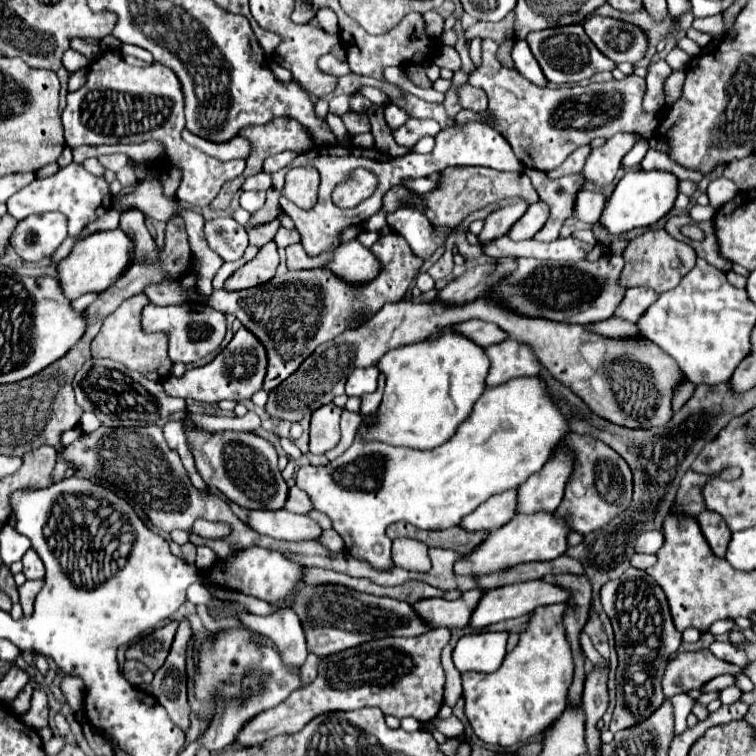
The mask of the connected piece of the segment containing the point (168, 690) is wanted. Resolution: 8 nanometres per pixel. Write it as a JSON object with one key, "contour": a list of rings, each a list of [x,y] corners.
{"contour":[[[188,619],[180,621],[170,655],[166,663],[154,673],[152,695],[168,711],[174,725],[182,731],[190,727],[190,705],[188,705],[188,675],[186,675],[186,649],[192,639],[192,627]]]}

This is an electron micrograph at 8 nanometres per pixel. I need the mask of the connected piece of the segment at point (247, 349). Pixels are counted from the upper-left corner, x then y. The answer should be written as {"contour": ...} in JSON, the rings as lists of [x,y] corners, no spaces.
{"contour":[[[240,327],[234,333],[234,339],[216,355],[214,361],[210,361],[204,367],[188,369],[182,377],[168,377],[164,381],[164,389],[172,397],[194,399],[194,401],[202,401],[202,403],[218,403],[222,399],[244,401],[262,389],[262,383],[266,377],[266,367],[268,367],[266,347],[256,339],[256,335],[252,331],[248,331],[246,327]]]}

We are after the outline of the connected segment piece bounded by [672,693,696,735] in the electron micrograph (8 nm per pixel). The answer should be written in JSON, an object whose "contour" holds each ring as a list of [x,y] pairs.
{"contour":[[[676,695],[672,697],[674,703],[674,715],[676,715],[676,735],[680,735],[682,729],[686,729],[686,717],[692,711],[692,705],[696,703],[690,695]]]}

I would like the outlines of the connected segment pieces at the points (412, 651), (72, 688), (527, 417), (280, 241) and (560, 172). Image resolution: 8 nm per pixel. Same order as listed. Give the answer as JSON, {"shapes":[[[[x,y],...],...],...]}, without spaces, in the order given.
{"shapes":[[[[432,629],[420,637],[384,637],[328,655],[318,665],[318,677],[304,689],[296,689],[274,709],[254,717],[238,735],[242,745],[260,745],[282,733],[296,733],[310,719],[328,711],[350,711],[362,707],[380,707],[384,715],[414,717],[420,723],[432,721],[444,701],[444,669],[438,661],[440,651],[450,641],[450,629]]],[[[64,677],[62,679],[62,693],[68,701],[68,705],[78,711],[84,699],[84,681],[80,677]]],[[[536,375],[536,377],[518,377],[518,379],[510,379],[506,383],[500,383],[496,387],[488,387],[484,391],[484,395],[476,401],[474,405],[474,411],[472,411],[472,417],[466,419],[466,423],[462,423],[458,427],[458,433],[446,441],[444,445],[436,447],[436,449],[430,449],[430,451],[420,451],[420,449],[410,449],[410,447],[394,447],[394,445],[388,445],[388,443],[380,443],[380,441],[364,441],[362,437],[354,437],[354,443],[350,445],[350,449],[338,457],[336,461],[328,463],[328,465],[320,465],[320,467],[312,467],[312,465],[304,465],[298,469],[296,473],[296,485],[306,491],[314,503],[314,509],[326,513],[330,519],[332,519],[332,525],[334,529],[340,533],[345,545],[345,549],[348,549],[350,555],[362,559],[362,561],[368,561],[374,569],[392,569],[394,563],[392,563],[392,557],[390,557],[390,539],[386,537],[386,527],[394,521],[408,521],[412,525],[416,525],[418,529],[430,529],[430,531],[440,531],[440,529],[450,529],[454,525],[458,525],[468,513],[472,513],[480,503],[484,503],[488,497],[496,495],[496,493],[502,493],[502,491],[508,491],[508,489],[516,489],[520,487],[532,473],[540,471],[542,465],[554,455],[556,447],[562,443],[562,439],[570,433],[570,425],[566,421],[566,417],[562,415],[562,411],[554,405],[552,397],[550,397],[550,389],[546,385],[546,381]]],[[[280,227],[278,229],[278,233],[276,233],[276,237],[274,237],[274,241],[276,241],[276,245],[278,247],[288,247],[288,245],[294,245],[294,243],[300,243],[300,233],[296,231],[296,229],[284,229],[284,227]]],[[[590,145],[576,149],[556,171],[550,171],[550,173],[546,173],[546,175],[548,175],[550,179],[556,179],[556,177],[564,177],[564,175],[576,173],[576,171],[580,173],[582,167],[584,167],[584,161],[586,161],[586,157],[588,157],[588,153],[590,153]]]]}

